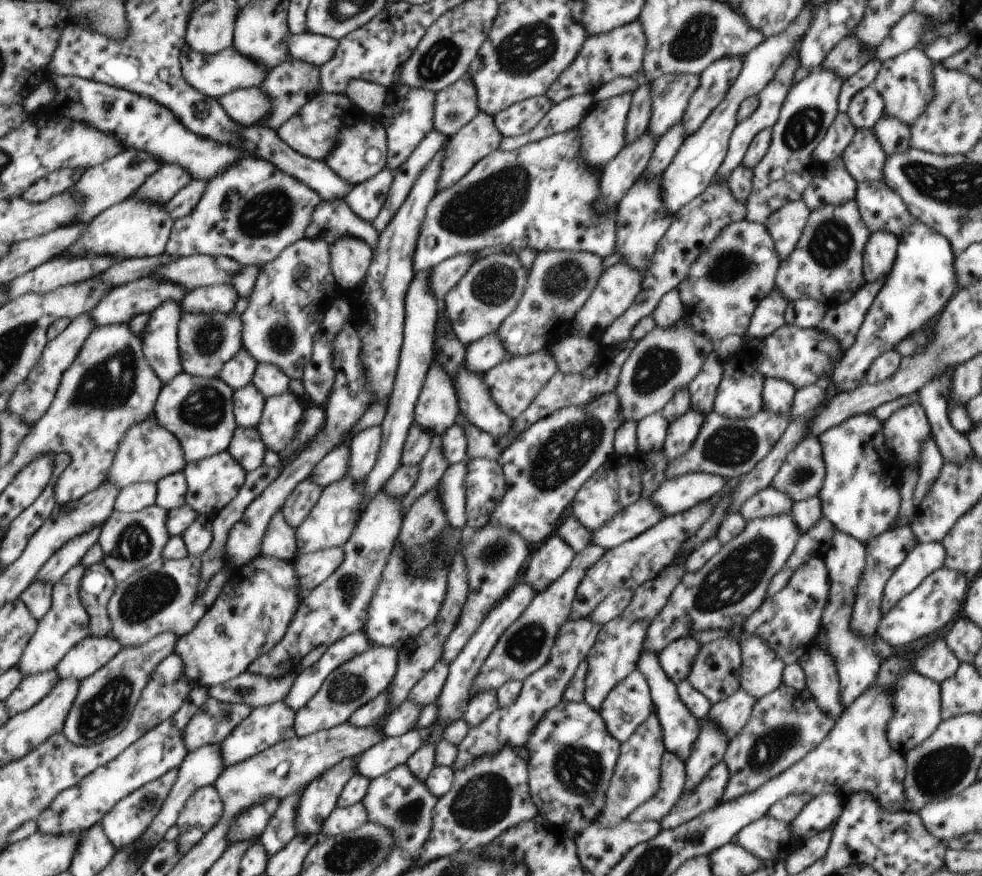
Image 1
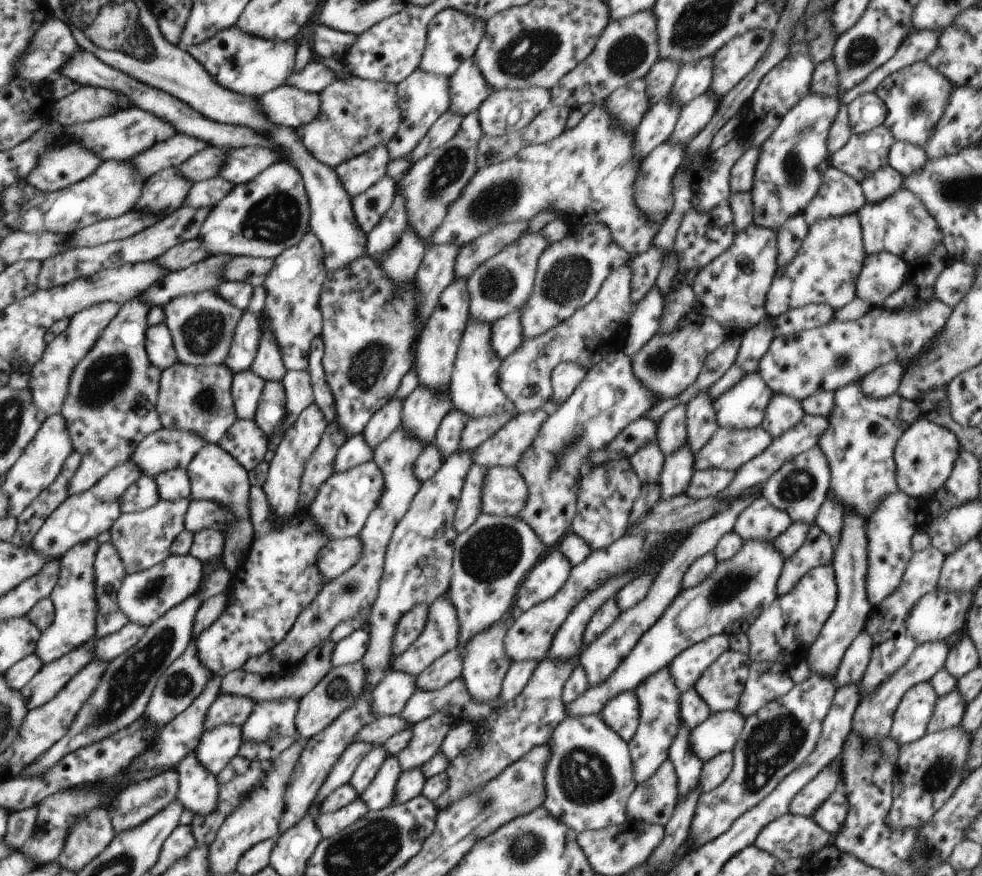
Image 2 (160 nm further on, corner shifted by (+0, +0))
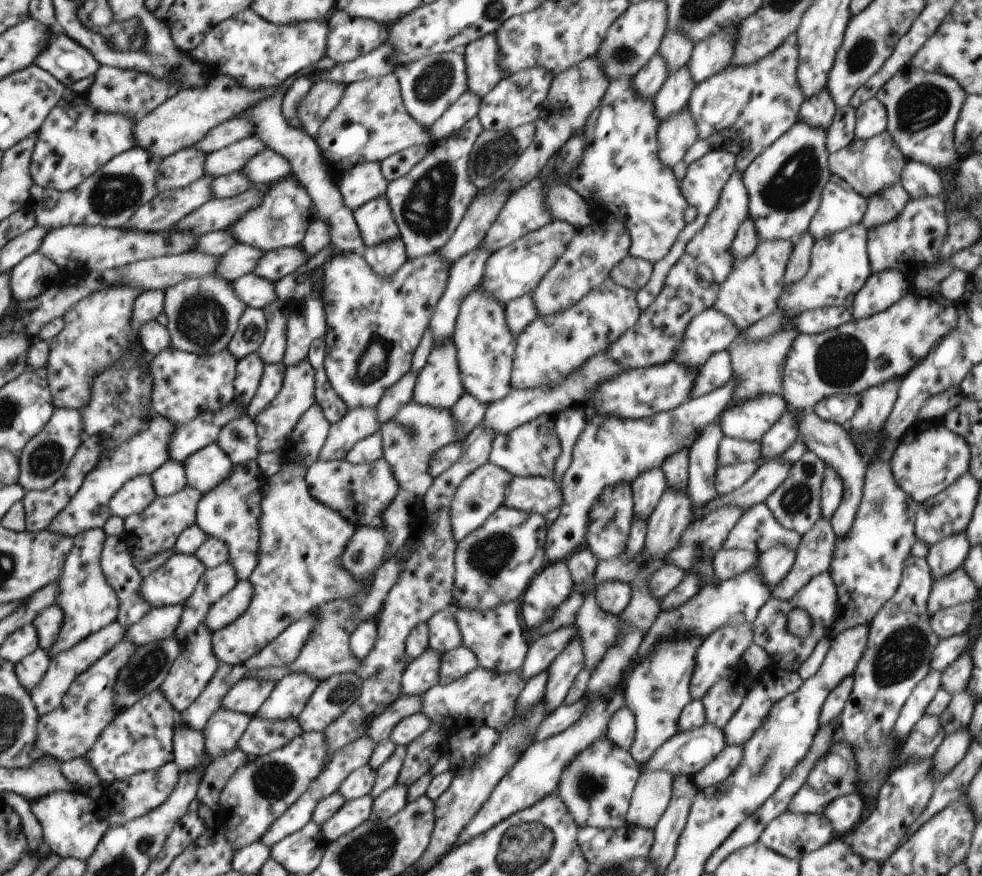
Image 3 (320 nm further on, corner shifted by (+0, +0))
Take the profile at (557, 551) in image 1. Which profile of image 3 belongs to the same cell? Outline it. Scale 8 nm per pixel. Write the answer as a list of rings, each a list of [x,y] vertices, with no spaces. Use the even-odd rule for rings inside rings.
[[[558,561],[535,574],[520,598],[522,620],[527,629],[536,629],[569,597],[573,580],[566,561]]]

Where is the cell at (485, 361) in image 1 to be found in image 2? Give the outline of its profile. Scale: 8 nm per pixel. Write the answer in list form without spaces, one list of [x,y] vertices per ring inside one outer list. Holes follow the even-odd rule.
[[[521,309],[509,312],[492,324],[491,343],[502,360],[512,354],[522,344],[522,341]]]

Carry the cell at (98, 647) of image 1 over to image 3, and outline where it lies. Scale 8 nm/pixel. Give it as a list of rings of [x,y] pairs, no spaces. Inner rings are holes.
[[[184,603],[165,607],[154,607],[136,624],[127,627],[124,639],[132,641],[136,646],[154,641],[172,639],[184,612]]]

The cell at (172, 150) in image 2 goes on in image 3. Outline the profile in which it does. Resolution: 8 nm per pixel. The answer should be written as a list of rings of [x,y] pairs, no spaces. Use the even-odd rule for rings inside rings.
[[[240,115],[215,126],[194,146],[205,153],[211,153],[250,137],[254,132],[255,126],[253,122],[248,117]]]

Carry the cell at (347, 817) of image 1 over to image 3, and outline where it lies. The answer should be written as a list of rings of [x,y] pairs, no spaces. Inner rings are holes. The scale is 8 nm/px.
[[[370,795],[346,801],[322,826],[322,832],[329,842],[336,840],[369,820],[373,799]]]

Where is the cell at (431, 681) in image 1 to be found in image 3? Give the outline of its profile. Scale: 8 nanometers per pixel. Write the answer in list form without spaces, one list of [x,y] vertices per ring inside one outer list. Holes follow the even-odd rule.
[[[461,644],[459,647],[446,651],[441,658],[439,684],[447,685],[479,666],[475,652],[470,647]]]

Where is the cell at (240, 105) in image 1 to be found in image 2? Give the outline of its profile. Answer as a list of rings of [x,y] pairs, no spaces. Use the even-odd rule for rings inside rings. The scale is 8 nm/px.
[[[284,83],[257,98],[261,111],[276,124],[297,129],[312,122],[319,113],[319,93],[306,92]]]

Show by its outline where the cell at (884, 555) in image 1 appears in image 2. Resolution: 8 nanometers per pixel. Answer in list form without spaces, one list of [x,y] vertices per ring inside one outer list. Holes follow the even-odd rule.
[[[864,628],[844,653],[833,678],[836,688],[859,684],[868,666],[872,647],[870,635]]]

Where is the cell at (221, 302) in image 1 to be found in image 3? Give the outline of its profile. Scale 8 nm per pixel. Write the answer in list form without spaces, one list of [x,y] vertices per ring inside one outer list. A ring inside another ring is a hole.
[[[248,273],[232,282],[235,295],[248,307],[263,309],[278,297],[274,283],[256,273]]]

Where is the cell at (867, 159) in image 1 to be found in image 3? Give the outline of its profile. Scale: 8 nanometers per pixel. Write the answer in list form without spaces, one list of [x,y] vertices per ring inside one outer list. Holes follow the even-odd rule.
[[[901,184],[885,188],[879,195],[868,198],[867,211],[861,223],[868,232],[894,220],[904,210],[909,198]]]

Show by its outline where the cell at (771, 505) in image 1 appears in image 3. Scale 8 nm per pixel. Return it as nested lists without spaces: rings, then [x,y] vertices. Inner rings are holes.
[[[764,502],[748,508],[728,533],[722,548],[746,549],[762,555],[775,546],[796,551],[800,541],[801,534],[784,528]]]

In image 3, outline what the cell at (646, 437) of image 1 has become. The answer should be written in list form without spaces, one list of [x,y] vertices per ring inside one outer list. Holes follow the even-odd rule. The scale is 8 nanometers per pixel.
[[[652,469],[642,473],[632,482],[633,512],[635,518],[647,524],[649,516],[660,502],[662,494],[667,490],[663,470]]]

